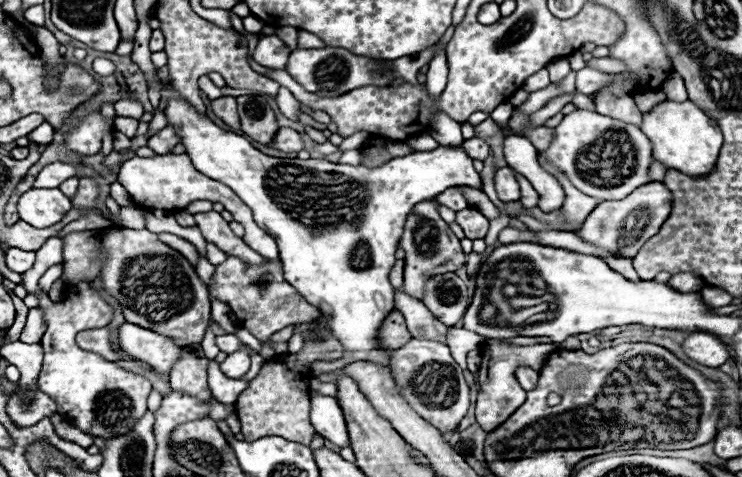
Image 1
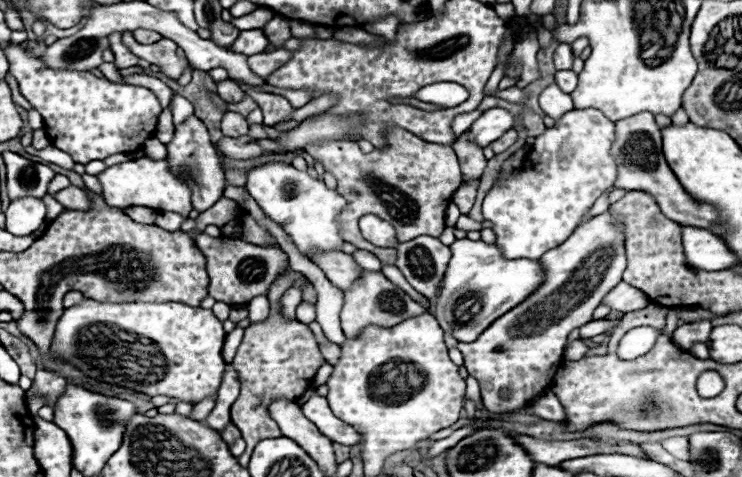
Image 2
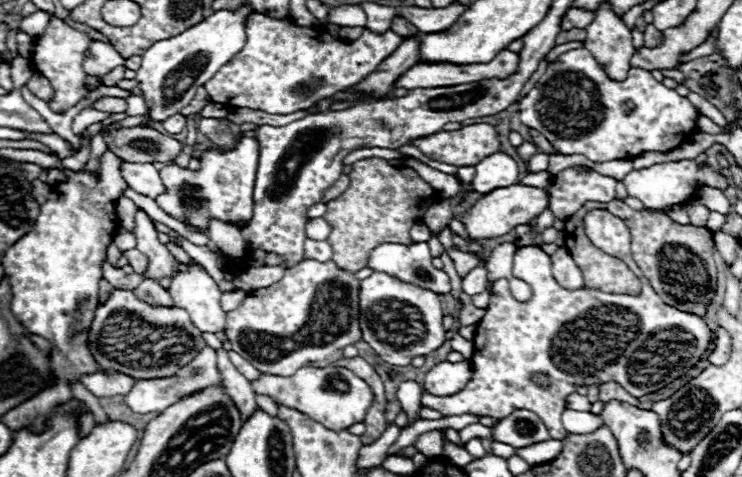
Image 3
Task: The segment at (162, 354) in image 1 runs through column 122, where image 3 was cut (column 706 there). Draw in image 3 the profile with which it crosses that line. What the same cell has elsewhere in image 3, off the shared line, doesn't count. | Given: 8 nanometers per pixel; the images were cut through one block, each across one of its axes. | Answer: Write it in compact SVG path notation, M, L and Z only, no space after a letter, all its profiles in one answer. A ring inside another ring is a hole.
M540 246L518 248L512 274L530 284L532 298L528 302L518 302L510 294L508 280L496 280L486 314L476 326L472 380L454 396L430 396L430 392L422 392L420 406L438 410L444 416L476 414L490 418L504 418L514 410L526 408L538 412L552 440L564 440L568 432L560 418L566 406L566 396L576 392L578 386L614 380L632 396L640 398L686 374L698 360L702 360L712 342L708 324L696 314L664 304L650 288L638 264L634 264L632 256L628 266L634 268L642 282L640 296L610 294L587 287L569 291L554 280L550 256L542 252ZM616 306L624 308L626 314L636 314L638 322L616 322ZM662 332L668 334L668 344L644 344L654 336L662 336ZM668 346L670 350L660 350ZM530 362L534 362L534 366L530 366ZM538 372L550 378L548 388L542 388L532 380Z

